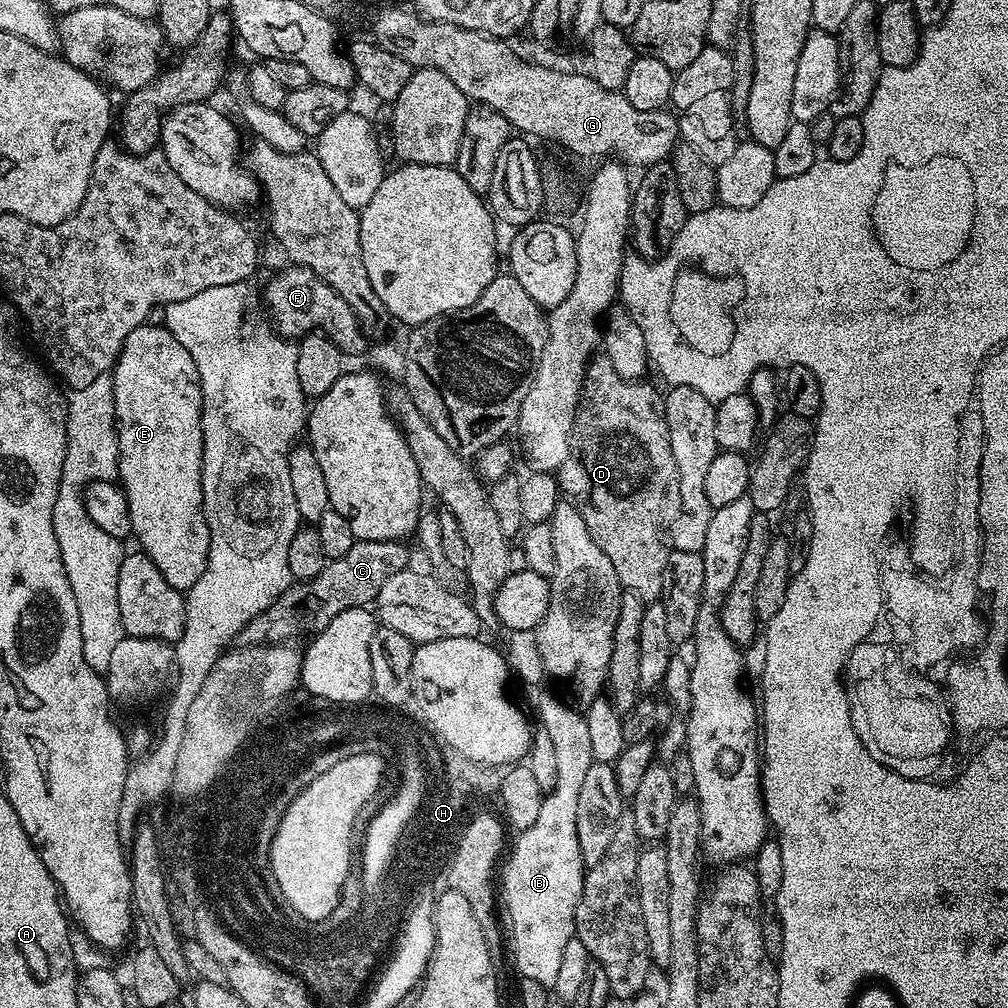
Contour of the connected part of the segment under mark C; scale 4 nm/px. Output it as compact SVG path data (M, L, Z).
M357 540L342 558L329 560L326 567L313 580L293 583L274 601L269 610L304 610L304 629L315 634L322 631L342 610L362 608L371 605L380 589L394 574L407 569L407 543L399 540Z

